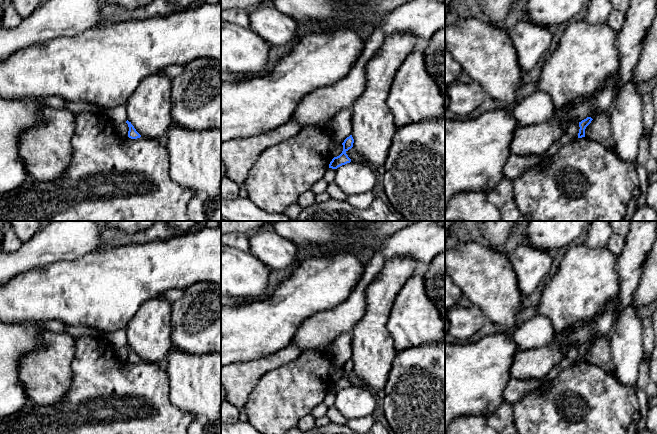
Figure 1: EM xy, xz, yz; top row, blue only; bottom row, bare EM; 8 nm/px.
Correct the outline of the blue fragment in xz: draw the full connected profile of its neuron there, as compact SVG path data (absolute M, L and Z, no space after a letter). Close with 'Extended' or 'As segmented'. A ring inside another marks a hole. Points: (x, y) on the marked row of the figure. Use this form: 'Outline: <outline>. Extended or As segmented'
Outline: M350 135L344 140L344 142L342 143L343 145L342 153L339 156L334 157L332 159L332 161L329 164L329 168L337 169L338 167L342 165L345 165L351 162L351 159L348 157L346 152L353 147L353 143L354 143L354 139L352 135Z. As segmented

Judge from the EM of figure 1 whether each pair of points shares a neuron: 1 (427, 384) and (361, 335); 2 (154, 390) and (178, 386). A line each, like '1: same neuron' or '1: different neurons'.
1: different neurons
2: different neurons

